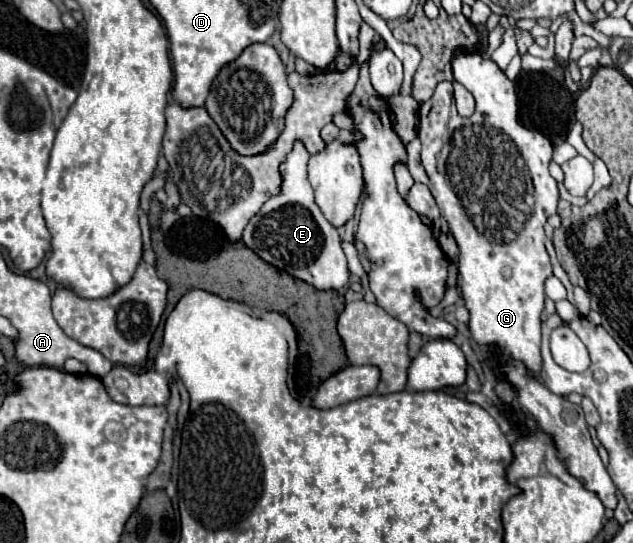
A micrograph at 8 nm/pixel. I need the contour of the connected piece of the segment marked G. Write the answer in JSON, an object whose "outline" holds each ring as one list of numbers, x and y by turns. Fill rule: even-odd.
{"outline":[[459,51,453,59,453,77,455,81,463,83,465,89,469,89,469,93,475,97,475,113,471,117,461,117,461,121,457,119,457,113,455,113,455,101,453,101,453,87,449,81,443,81,437,85,433,97,429,101,423,103,423,107,419,109,419,139,421,139,421,145,423,145,423,151,421,151,421,161,423,161,423,167,427,169,427,175,431,179,431,193,435,195,435,201,439,203,439,209,441,209,441,215,445,217,447,225,449,225,449,231,451,235,455,237,457,245,459,245,459,275,461,275,461,295,463,295,463,301,465,301,465,307,469,309,469,331,473,335,473,341,477,343,477,347,485,353,483,355,483,363,495,371,501,363,509,363,509,361,519,361,527,367,529,375,539,375,541,371,541,311,543,311,543,303,545,303,545,289,543,289,543,283,547,277,551,277,551,263,549,263,549,255,545,251,545,231,543,231,543,225,547,221,549,215,555,213,557,209,557,203,559,203,559,189,557,189,557,181,549,175,549,161,551,161,551,153,553,153,553,145,551,141,541,135,539,131,533,131,533,129,527,129,519,123,517,119,517,93,515,93,515,83,507,79,507,75,491,61,491,59,485,59,481,57,479,53,473,53,473,55,467,55,463,51],[503,265,509,265,513,269,513,277,511,279,505,279,501,275,501,269],[489,349,495,349,495,353,489,353]]}

